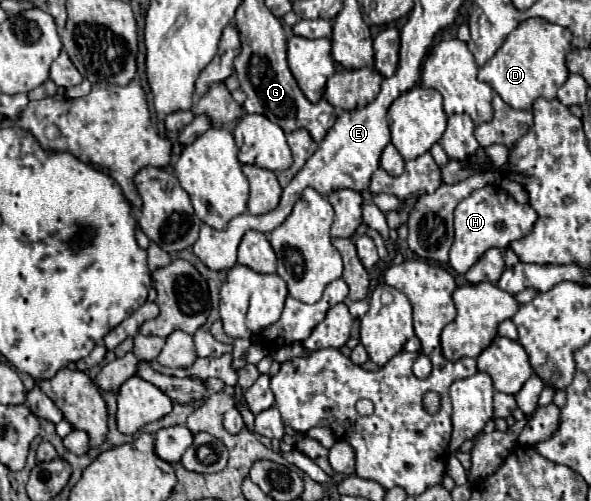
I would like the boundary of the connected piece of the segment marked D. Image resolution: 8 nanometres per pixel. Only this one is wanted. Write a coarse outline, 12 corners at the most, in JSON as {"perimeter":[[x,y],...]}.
{"perimeter":[[522,22],[480,68],[516,110],[554,100],[570,30]]}

